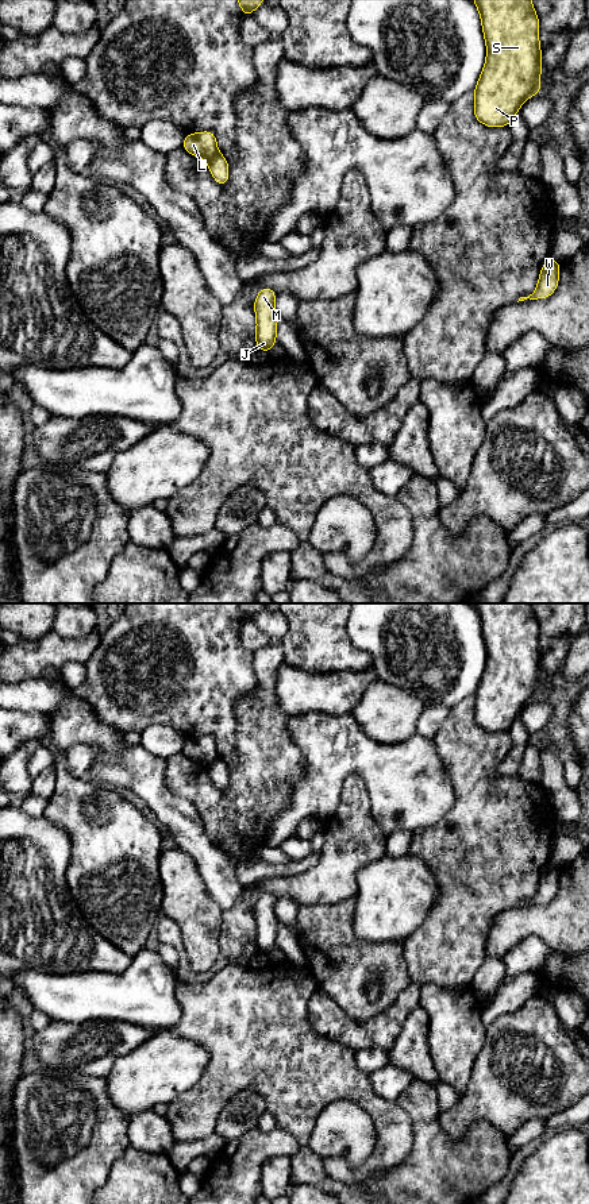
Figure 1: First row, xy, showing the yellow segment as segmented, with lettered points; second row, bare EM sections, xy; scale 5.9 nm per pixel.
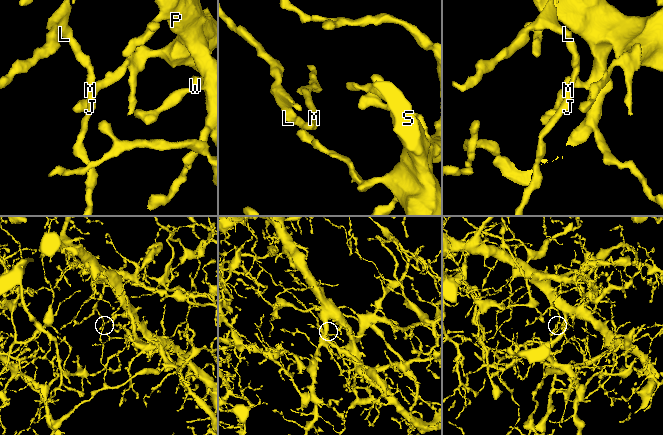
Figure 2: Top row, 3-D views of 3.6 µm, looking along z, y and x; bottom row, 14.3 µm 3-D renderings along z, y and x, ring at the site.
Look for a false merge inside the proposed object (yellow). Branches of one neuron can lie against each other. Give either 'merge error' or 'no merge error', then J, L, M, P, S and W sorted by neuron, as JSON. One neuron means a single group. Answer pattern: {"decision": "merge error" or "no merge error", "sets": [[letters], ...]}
{"decision": "merge error", "sets": [["J", "M"], ["L", "P", "S", "W"]]}

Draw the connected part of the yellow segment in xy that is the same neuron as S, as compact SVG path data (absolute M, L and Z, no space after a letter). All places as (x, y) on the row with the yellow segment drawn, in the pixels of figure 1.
M473 0L482 23L486 61L474 88L474 116L486 127L508 127L523 103L540 93L539 18L531 0Z

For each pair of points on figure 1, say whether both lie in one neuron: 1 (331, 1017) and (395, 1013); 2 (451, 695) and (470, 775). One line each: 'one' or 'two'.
1: one
2: two

